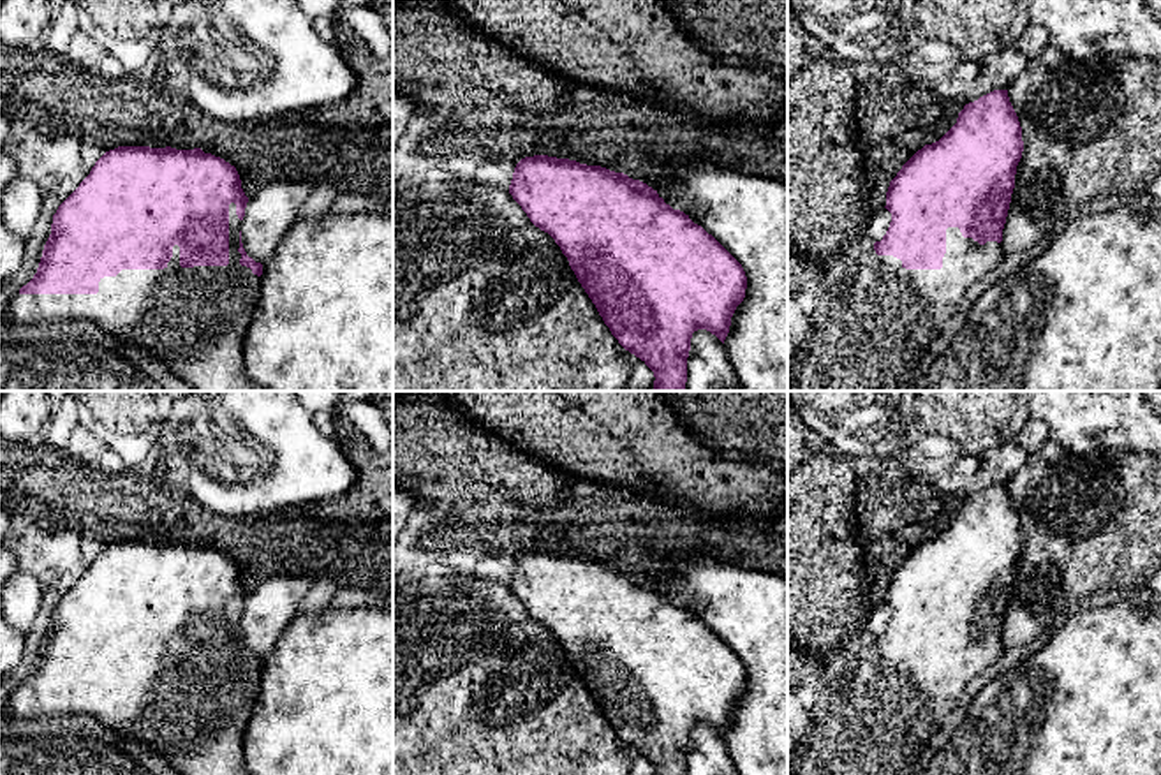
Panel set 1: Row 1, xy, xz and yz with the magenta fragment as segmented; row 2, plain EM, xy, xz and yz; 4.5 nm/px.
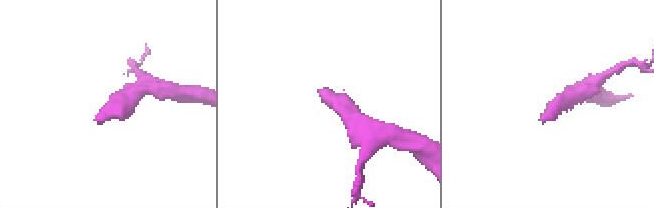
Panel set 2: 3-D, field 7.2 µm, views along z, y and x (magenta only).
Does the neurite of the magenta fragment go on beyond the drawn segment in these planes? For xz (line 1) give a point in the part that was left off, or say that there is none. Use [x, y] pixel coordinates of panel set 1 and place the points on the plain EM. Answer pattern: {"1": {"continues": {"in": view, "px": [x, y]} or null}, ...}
{"1": {"continues": null}}

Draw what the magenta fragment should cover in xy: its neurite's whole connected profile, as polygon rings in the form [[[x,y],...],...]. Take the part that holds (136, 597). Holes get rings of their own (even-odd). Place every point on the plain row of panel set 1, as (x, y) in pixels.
[[[201,542],[109,544],[58,601],[37,668],[11,694],[7,712],[16,719],[92,715],[123,740],[144,743],[183,775],[248,775],[243,734],[259,696],[263,659],[241,638],[247,597],[236,562]]]

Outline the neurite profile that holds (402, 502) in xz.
[[[393,486],[393,544],[405,527],[414,507],[414,498],[400,488]]]

